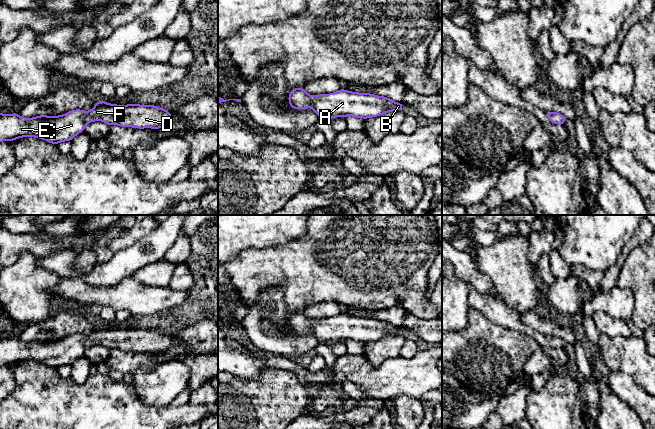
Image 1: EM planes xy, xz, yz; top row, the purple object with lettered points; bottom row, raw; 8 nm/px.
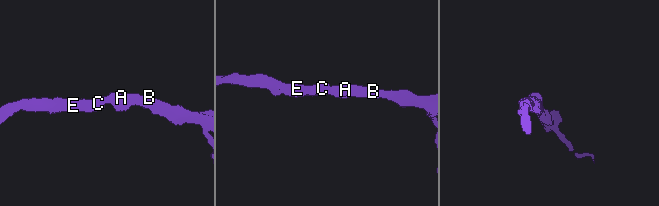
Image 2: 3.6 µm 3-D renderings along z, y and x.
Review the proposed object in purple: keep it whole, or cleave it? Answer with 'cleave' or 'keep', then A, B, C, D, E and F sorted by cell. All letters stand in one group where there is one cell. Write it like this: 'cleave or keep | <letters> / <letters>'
keep | A B C D E F

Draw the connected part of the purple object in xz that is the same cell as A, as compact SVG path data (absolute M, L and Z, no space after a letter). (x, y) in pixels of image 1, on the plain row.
M303 311L294 312L288 321L291 332L307 333L311 331L322 343L346 340L367 343L390 335L401 335L401 332L405 330L388 321L350 316L342 312L331 318L314 320L310 320Z

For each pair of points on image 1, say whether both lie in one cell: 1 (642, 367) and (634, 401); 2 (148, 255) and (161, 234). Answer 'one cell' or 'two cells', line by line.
1: two cells
2: one cell

